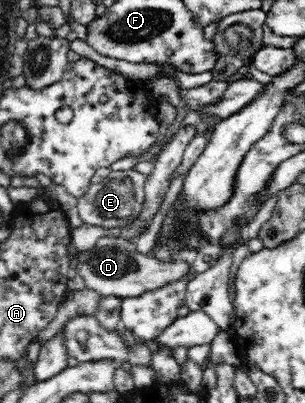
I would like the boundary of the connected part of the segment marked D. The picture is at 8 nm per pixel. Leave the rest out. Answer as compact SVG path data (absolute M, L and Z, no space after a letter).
M109 235L99 238L92 248L79 251L77 265L79 275L84 279L87 289L101 296L114 295L121 299L137 297L145 292L174 283L185 277L189 273L189 268L187 261L162 262L140 253L136 249L136 242Z

